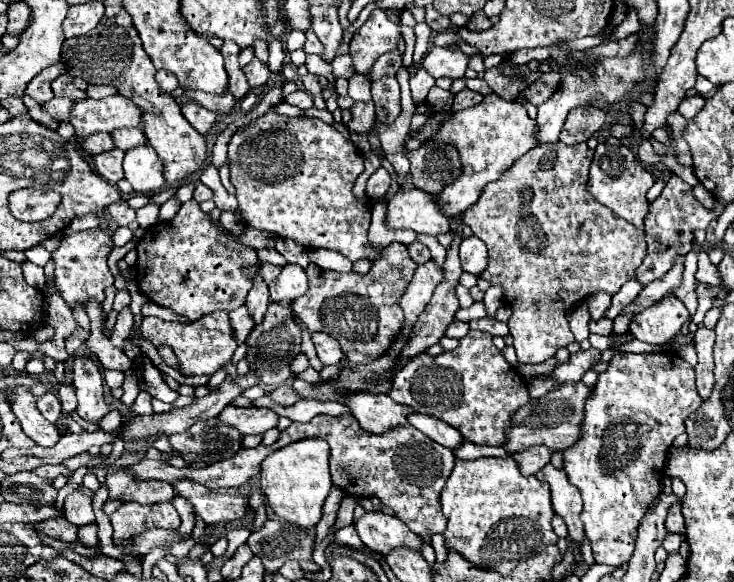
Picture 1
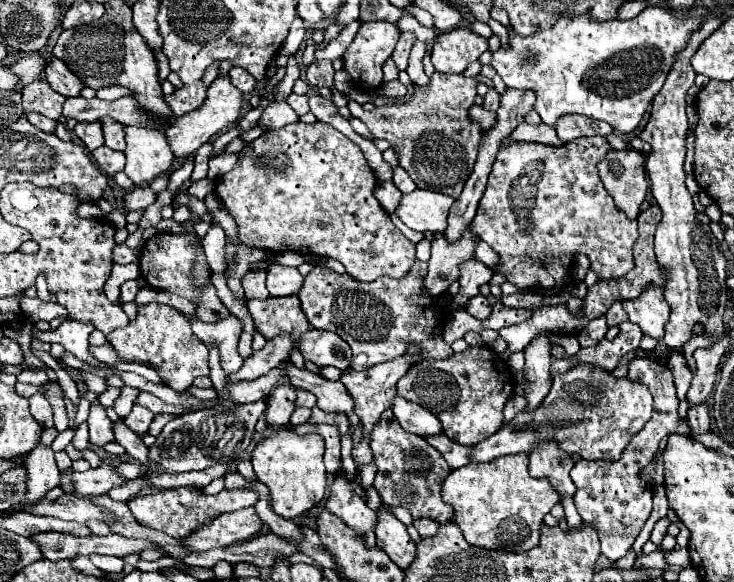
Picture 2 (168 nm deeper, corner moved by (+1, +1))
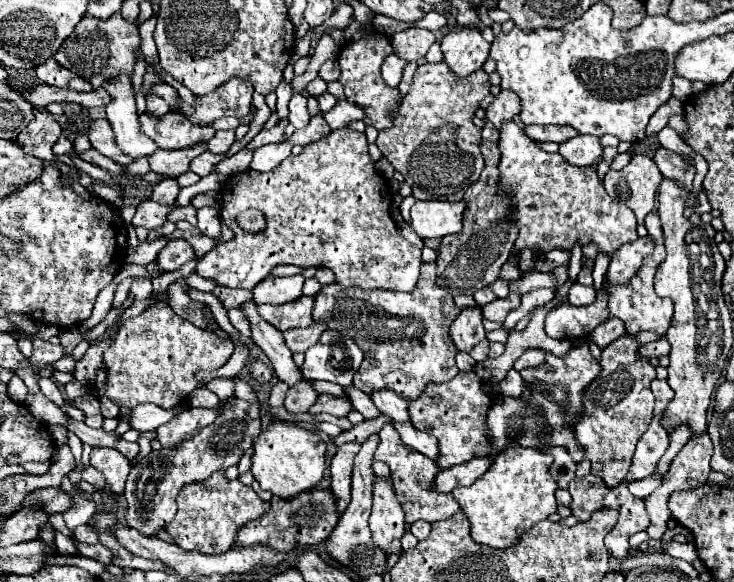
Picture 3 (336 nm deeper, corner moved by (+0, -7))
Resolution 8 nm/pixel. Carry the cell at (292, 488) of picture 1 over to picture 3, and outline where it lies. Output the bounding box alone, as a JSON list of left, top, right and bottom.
[252,422,326,500]

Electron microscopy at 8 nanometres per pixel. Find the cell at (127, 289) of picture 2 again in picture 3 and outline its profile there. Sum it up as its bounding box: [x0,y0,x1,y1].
[130,278,152,302]

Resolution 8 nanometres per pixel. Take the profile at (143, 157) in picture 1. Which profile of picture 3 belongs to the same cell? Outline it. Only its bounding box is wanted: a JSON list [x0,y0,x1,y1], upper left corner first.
[104,76,158,160]

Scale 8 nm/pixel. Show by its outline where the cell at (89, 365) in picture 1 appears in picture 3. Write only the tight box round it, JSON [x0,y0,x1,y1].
[90,448,132,494]

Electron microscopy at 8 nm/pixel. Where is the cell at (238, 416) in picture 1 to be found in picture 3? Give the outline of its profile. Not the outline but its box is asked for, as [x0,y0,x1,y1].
[284,380,318,414]

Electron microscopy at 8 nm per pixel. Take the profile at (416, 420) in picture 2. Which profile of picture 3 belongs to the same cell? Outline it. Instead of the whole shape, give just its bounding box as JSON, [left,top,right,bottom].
[370,392,412,422]

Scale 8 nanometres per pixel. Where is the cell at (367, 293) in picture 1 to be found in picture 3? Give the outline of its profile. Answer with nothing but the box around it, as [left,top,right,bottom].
[312,262,460,398]

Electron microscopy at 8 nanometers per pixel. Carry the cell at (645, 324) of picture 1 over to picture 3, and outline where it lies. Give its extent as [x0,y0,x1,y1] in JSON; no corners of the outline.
[608,212,674,336]

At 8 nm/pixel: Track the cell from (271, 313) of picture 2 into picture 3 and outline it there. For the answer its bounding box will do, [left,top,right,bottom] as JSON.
[256,296,312,332]

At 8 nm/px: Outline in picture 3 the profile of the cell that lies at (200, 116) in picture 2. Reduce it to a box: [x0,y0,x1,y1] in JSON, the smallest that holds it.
[150,142,208,178]

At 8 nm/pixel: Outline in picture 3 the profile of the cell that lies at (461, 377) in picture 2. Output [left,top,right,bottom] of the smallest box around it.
[408,370,494,470]

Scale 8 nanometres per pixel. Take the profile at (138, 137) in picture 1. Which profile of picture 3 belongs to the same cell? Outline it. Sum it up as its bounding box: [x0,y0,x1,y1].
[88,118,130,164]

